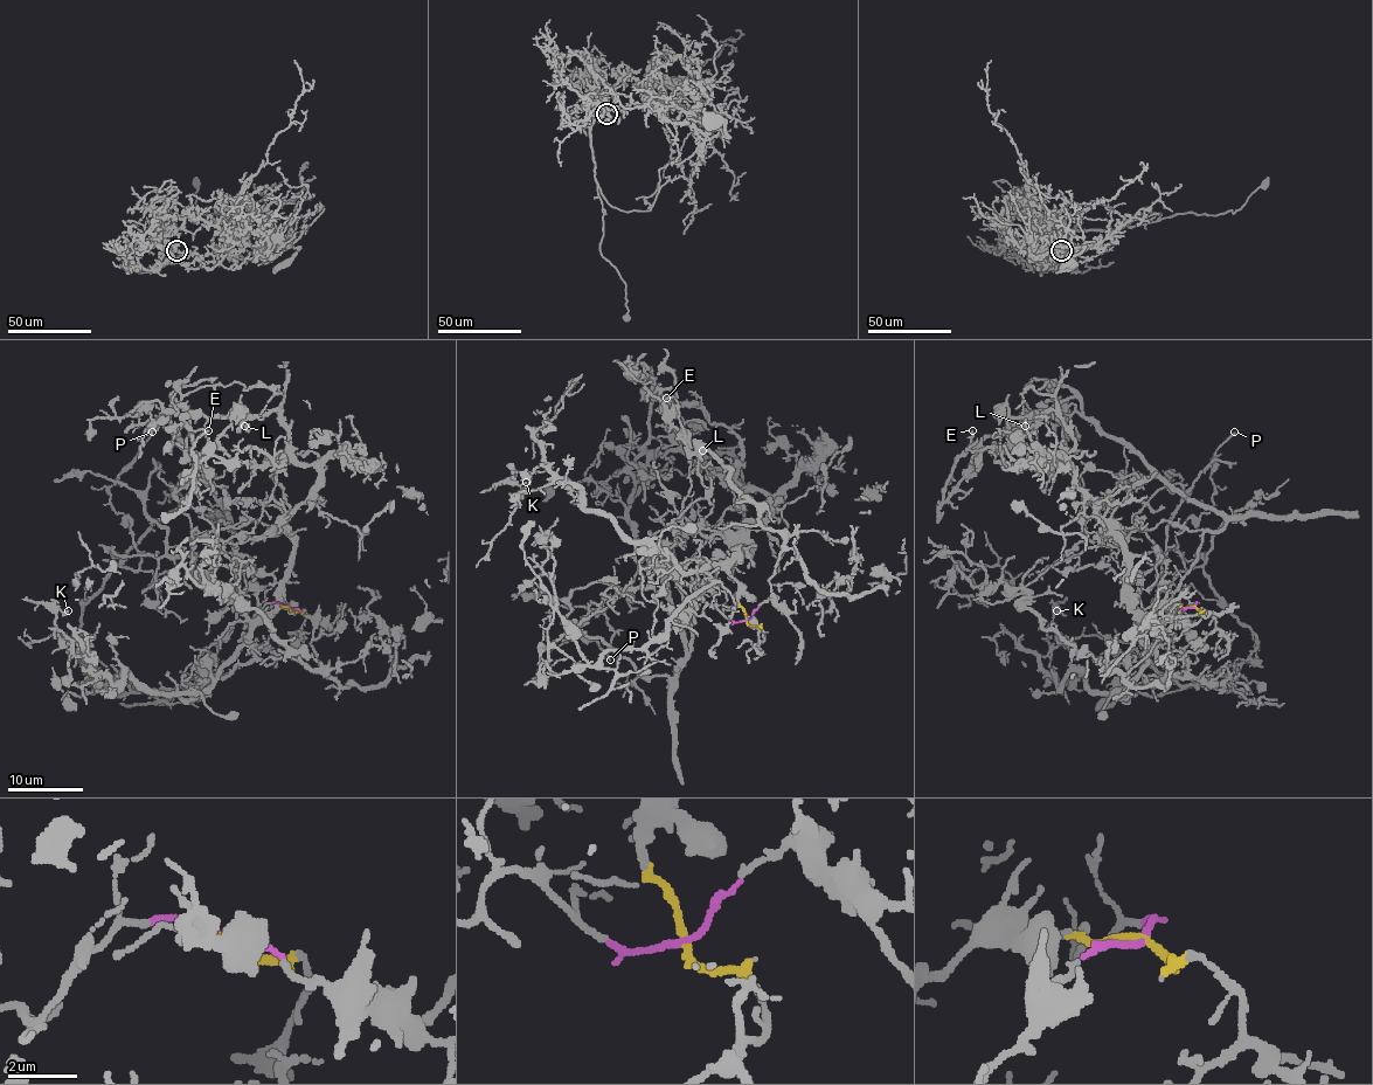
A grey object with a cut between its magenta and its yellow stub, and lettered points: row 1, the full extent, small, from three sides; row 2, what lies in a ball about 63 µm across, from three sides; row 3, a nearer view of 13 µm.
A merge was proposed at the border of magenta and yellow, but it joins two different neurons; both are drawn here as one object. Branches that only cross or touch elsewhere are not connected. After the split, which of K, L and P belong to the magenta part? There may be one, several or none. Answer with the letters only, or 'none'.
P

